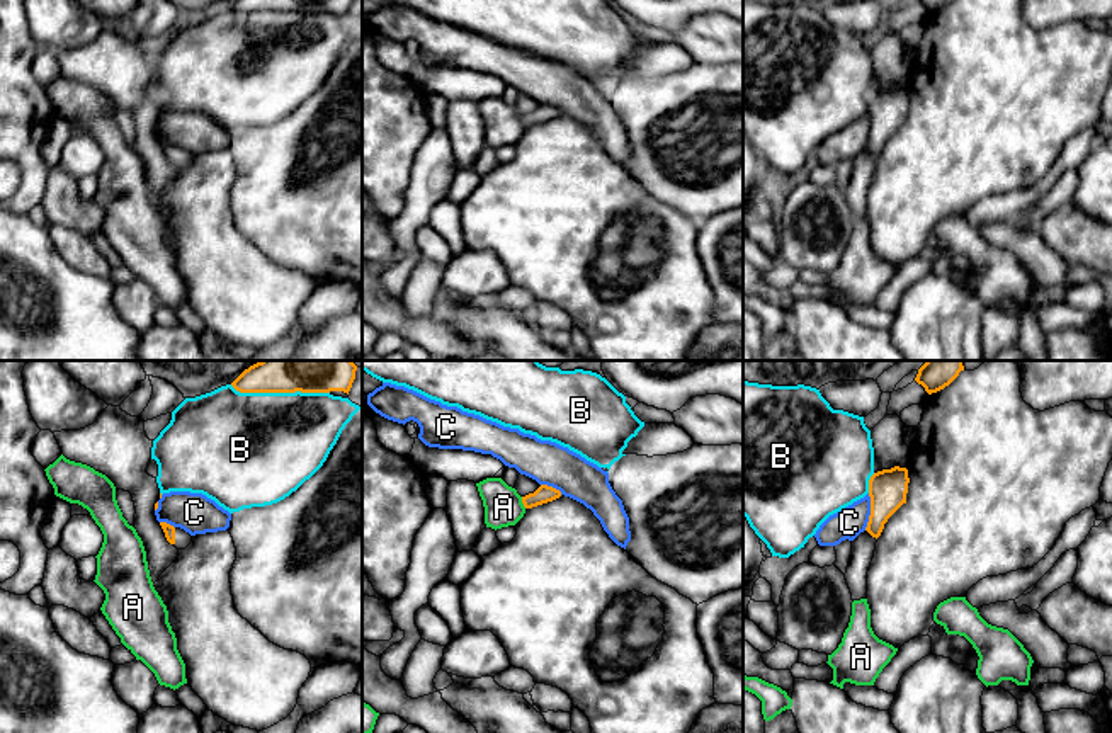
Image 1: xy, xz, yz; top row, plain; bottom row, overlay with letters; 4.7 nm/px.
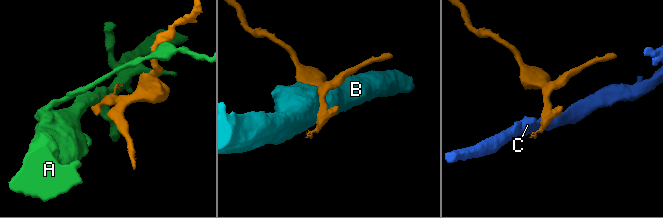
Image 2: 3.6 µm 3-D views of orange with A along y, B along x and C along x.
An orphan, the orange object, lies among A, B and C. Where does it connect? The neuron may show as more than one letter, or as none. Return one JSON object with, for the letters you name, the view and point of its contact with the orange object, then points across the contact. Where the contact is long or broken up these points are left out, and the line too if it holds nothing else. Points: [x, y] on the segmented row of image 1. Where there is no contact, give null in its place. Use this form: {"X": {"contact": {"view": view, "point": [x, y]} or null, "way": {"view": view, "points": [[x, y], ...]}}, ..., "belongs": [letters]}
{"belongs": []}

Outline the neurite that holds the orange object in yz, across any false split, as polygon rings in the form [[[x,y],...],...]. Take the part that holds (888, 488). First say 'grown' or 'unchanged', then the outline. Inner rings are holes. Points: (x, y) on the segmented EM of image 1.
unchanged; [[[894,466],[877,471],[869,480],[871,515],[865,531],[879,537],[888,519],[906,503],[908,469]]]

